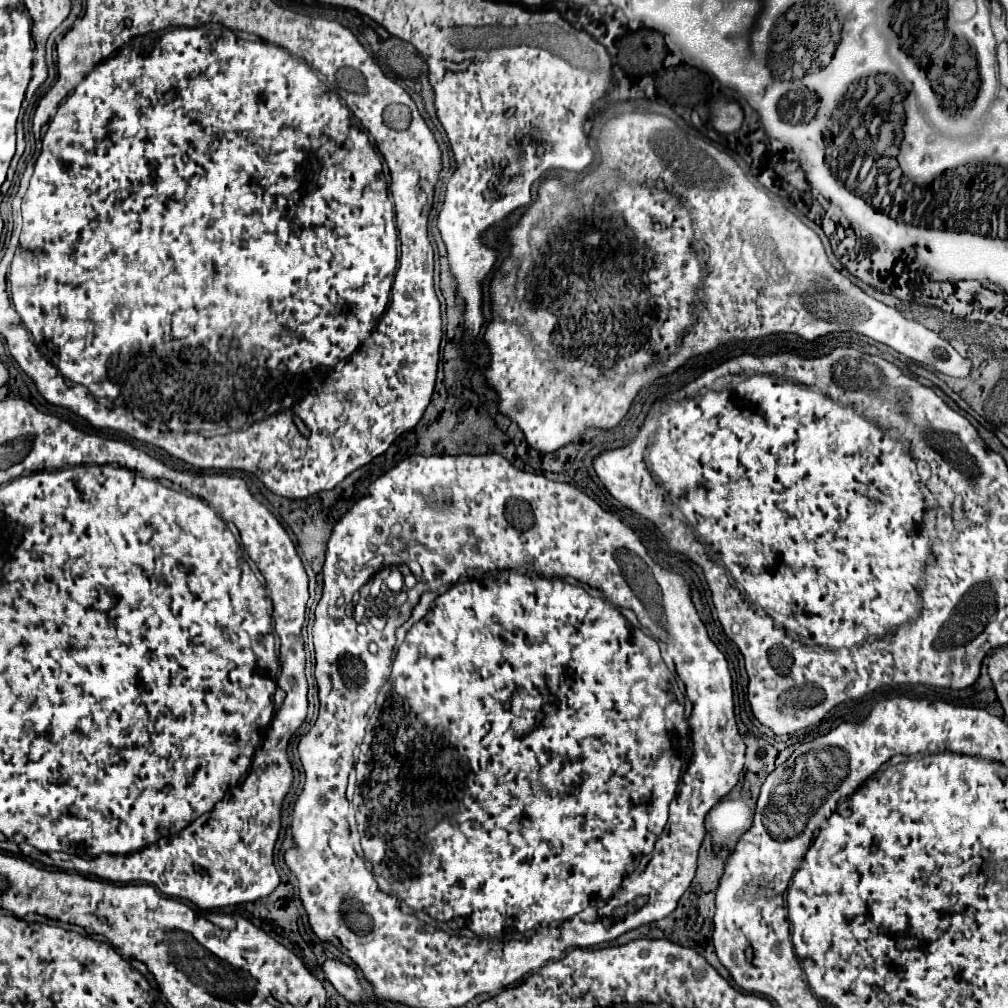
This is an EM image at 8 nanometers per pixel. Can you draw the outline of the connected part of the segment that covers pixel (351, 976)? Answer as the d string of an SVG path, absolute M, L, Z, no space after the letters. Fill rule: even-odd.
M327 959L323 965L321 965L327 981L349 1001L353 1003L359 1003L361 999L365 999L365 989L357 977L357 971L337 959Z

